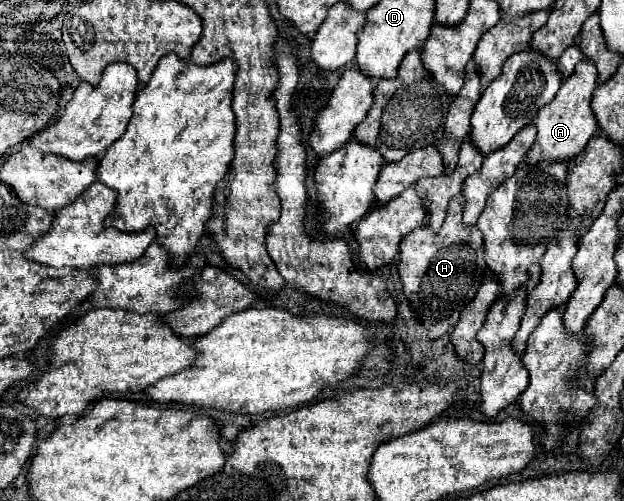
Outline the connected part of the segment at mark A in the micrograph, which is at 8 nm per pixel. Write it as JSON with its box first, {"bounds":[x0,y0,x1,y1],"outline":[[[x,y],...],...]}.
{"bounds":[524,60,598,166],"outline":[[[582,60],[576,66],[576,72],[562,82],[558,96],[554,96],[554,100],[550,104],[546,104],[538,110],[538,116],[534,118],[538,134],[536,134],[536,142],[532,144],[532,148],[526,154],[526,160],[524,160],[526,166],[538,166],[542,162],[548,162],[548,164],[550,162],[568,162],[586,148],[588,140],[598,132],[598,122],[590,108],[592,92],[598,86],[596,78],[598,78],[598,72],[594,72],[594,66],[586,64],[586,60]]]}

